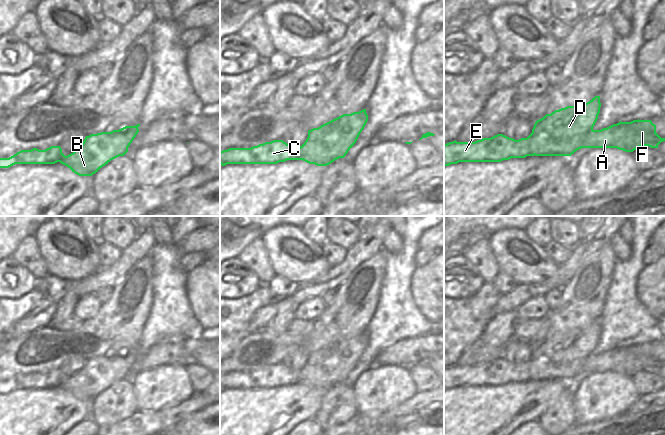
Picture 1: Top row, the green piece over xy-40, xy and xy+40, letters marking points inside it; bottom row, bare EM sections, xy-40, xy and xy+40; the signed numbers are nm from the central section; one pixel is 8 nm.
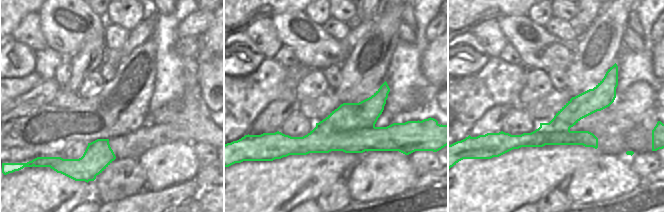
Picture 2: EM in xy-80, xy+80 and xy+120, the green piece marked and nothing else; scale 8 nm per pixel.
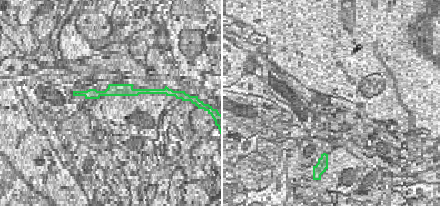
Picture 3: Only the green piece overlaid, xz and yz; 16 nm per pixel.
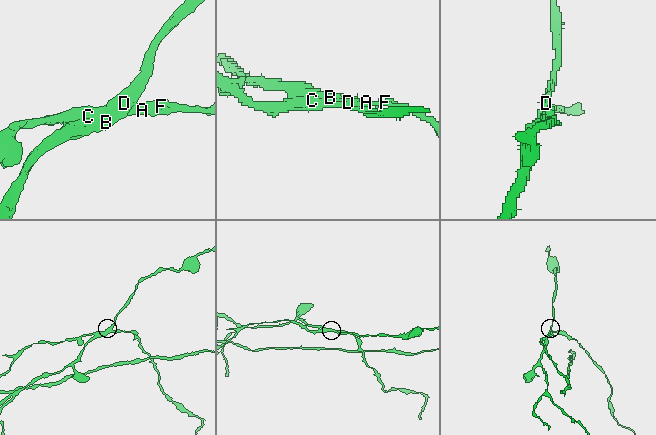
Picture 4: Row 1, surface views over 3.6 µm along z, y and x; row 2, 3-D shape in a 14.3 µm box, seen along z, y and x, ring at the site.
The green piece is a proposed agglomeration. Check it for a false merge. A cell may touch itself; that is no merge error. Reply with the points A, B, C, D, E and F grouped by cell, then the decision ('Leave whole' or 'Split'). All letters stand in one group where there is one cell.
Groups: A C E F / B D. Split

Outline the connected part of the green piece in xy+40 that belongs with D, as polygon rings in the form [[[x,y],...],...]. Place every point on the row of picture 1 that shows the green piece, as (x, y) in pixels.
[[[600,96],[585,104],[567,106],[546,114],[534,124],[539,130],[547,130],[555,140],[571,140],[575,136],[591,131],[600,113]]]

